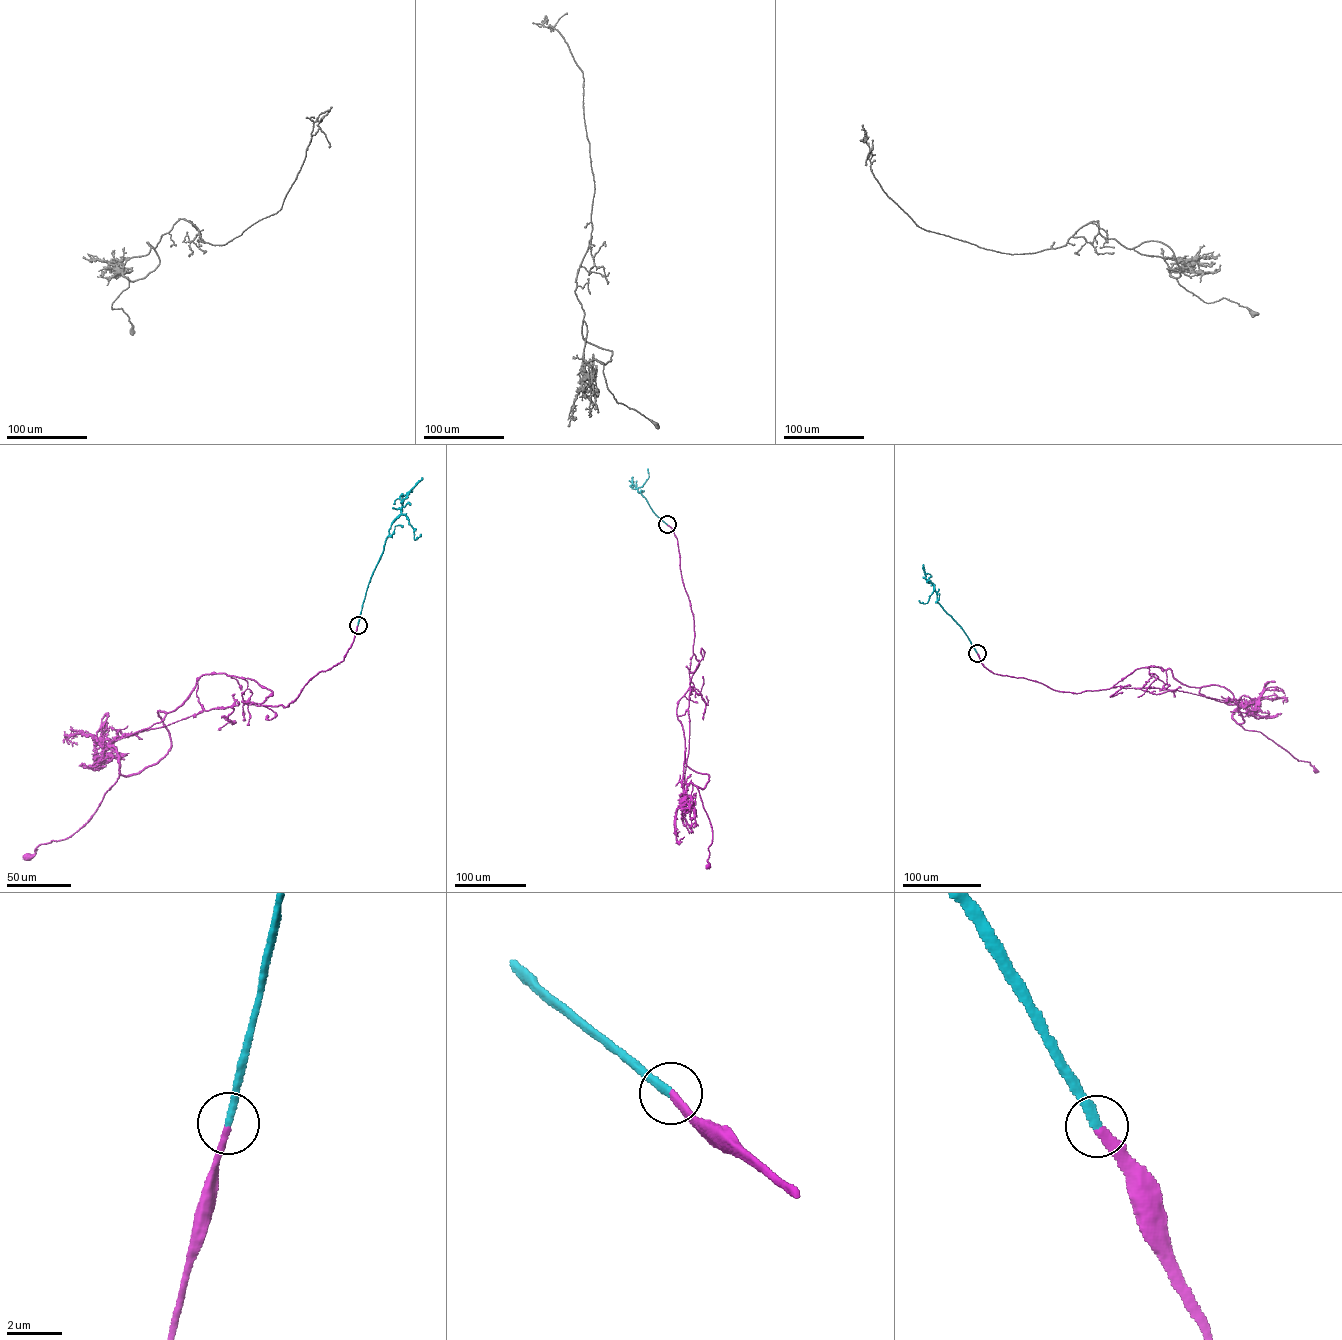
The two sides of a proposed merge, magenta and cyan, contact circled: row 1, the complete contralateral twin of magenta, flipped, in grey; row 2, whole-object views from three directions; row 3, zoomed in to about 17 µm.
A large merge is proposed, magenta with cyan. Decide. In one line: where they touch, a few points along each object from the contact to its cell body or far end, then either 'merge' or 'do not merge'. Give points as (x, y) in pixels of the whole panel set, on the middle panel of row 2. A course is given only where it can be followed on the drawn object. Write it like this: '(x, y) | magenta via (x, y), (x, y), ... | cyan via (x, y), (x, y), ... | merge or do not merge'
(667, 524) | magenta via (667, 524), (677, 539), (699, 664), (676, 711), (686, 748), (682, 787), (696, 787), (710, 822), (708, 866) | cyan via (667, 524), (638, 492), (638, 487), (648, 478), (647, 469) | merge

